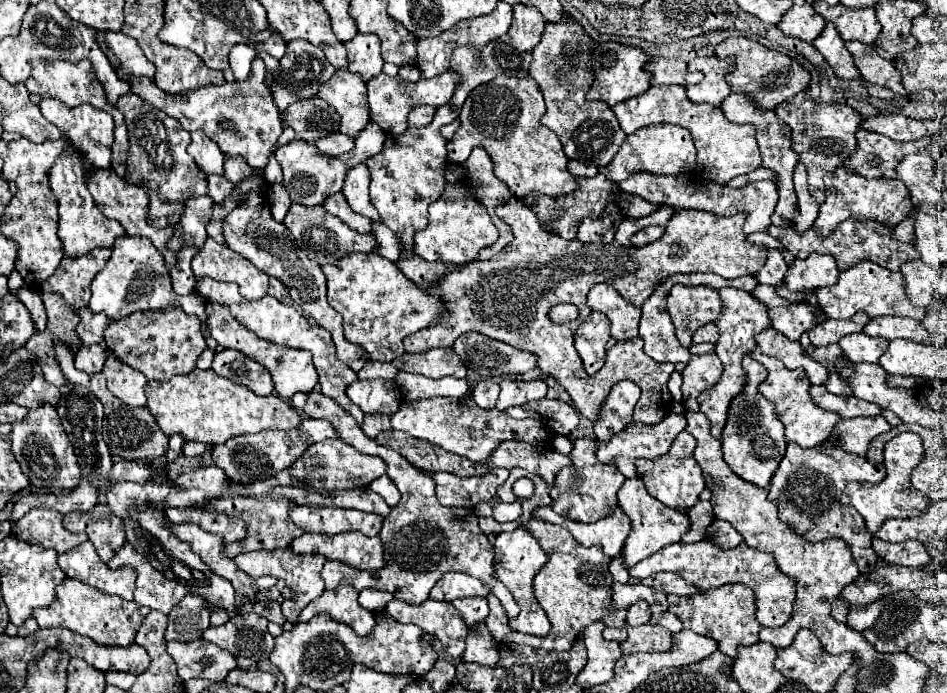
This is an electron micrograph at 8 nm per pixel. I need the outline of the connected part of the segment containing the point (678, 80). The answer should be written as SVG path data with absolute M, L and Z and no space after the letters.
M650 58L646 62L646 72L652 74L652 84L680 84L686 86L686 62L682 60L664 60Z

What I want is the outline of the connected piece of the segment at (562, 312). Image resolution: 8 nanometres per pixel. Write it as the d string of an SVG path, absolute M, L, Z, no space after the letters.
M560 304L560 306L554 306L550 310L550 320L556 322L556 324L562 324L562 322L570 322L574 320L578 314L576 306L566 306L566 304Z

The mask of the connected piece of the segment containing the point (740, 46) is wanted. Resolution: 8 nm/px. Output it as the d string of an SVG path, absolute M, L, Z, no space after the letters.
M728 38L716 46L718 58L734 56L736 70L726 76L726 82L730 84L732 92L746 94L758 108L774 110L778 104L782 104L786 98L804 92L810 84L810 72L796 60L792 60L786 54L780 54L776 50L770 50L758 42L752 42L748 38Z

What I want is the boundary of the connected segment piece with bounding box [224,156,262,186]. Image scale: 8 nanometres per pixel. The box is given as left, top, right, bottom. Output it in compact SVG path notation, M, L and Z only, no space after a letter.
M226 156L224 174L226 174L226 178L228 178L234 186L238 186L242 180L246 180L252 172L262 174L262 170L254 170L254 168L250 168L246 162L242 162L242 158L230 158L230 156Z

